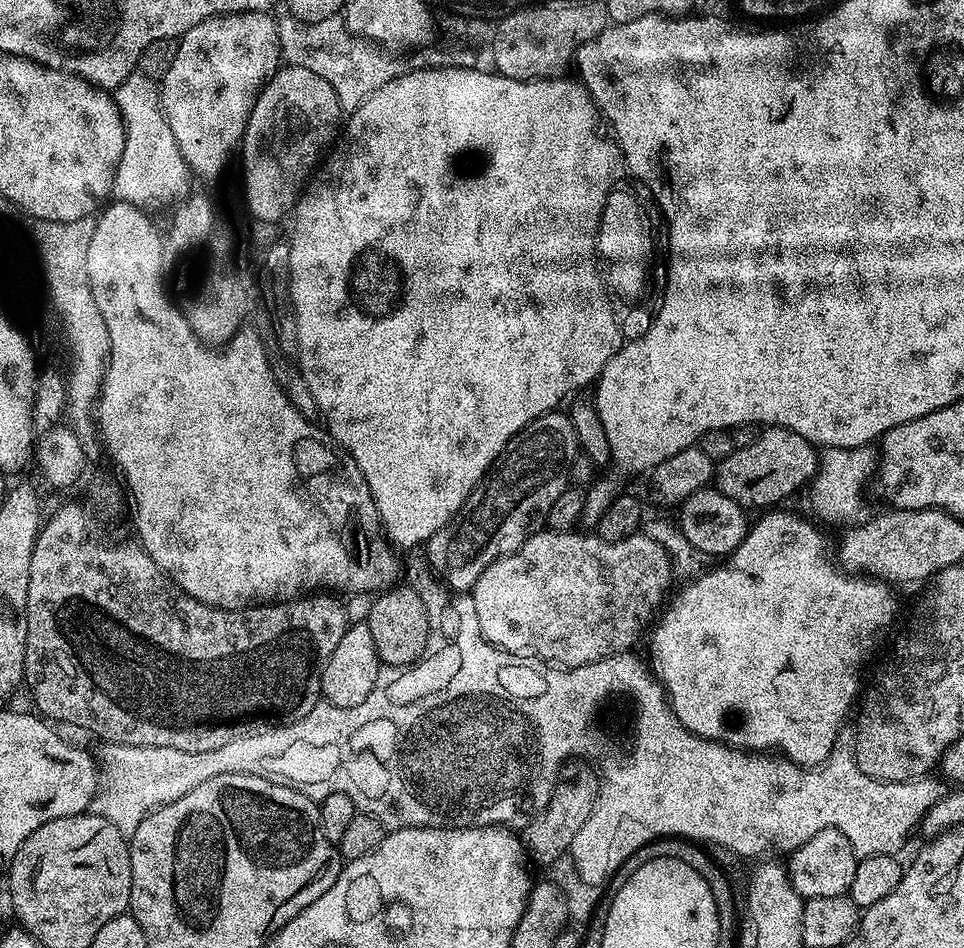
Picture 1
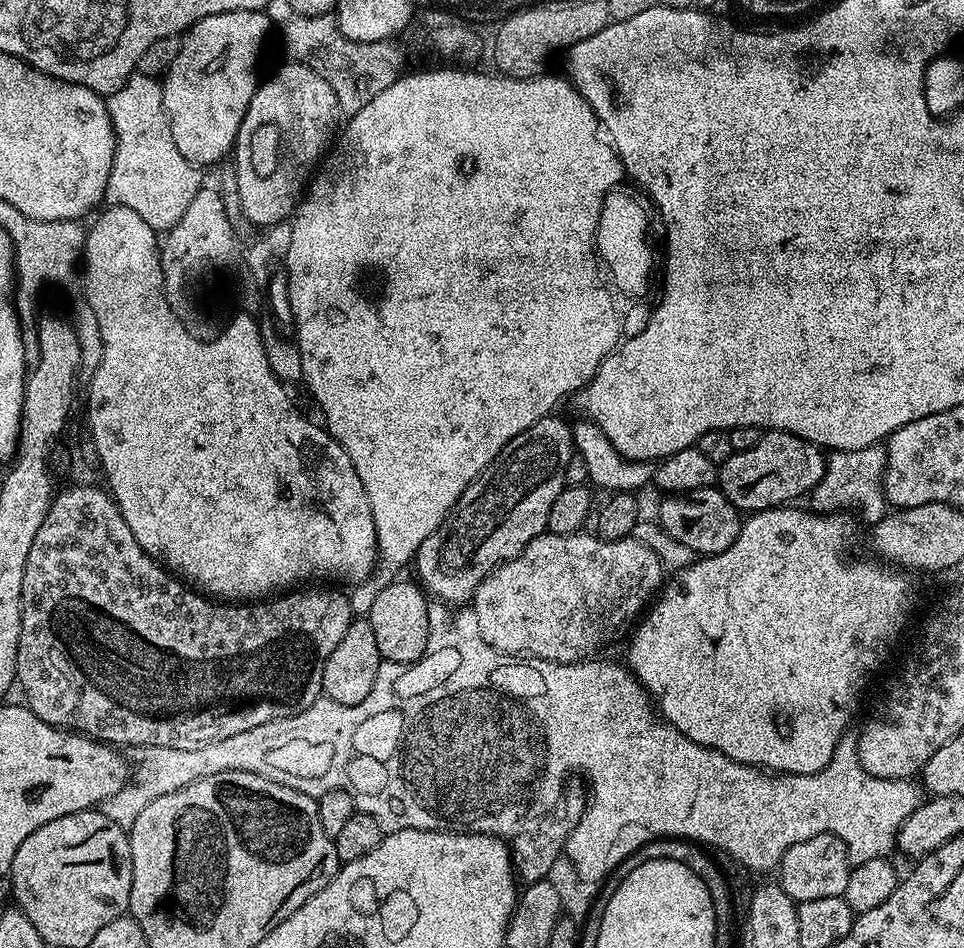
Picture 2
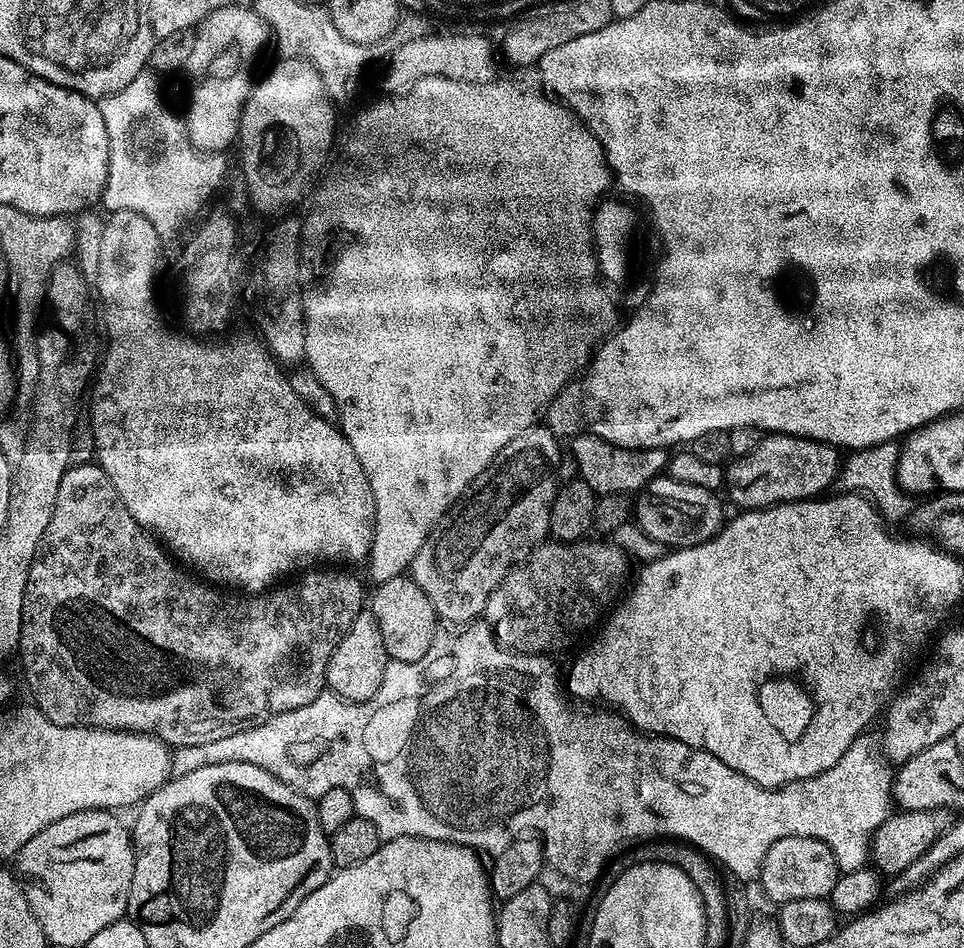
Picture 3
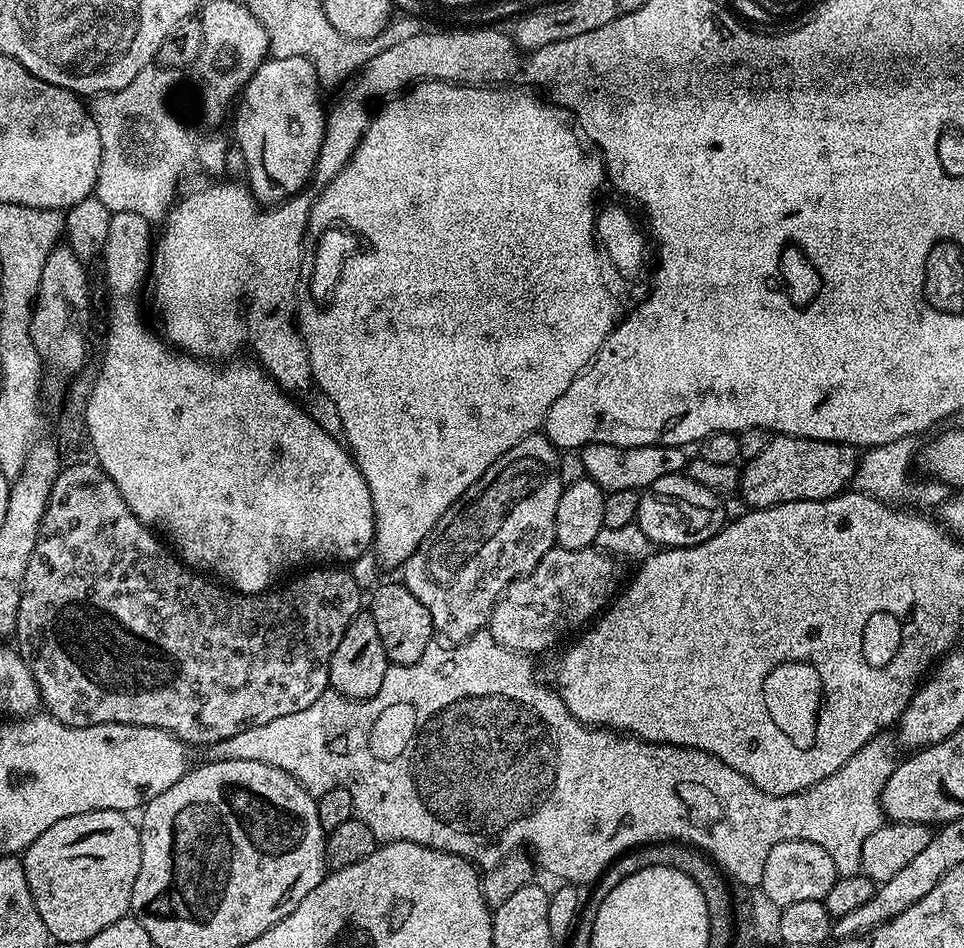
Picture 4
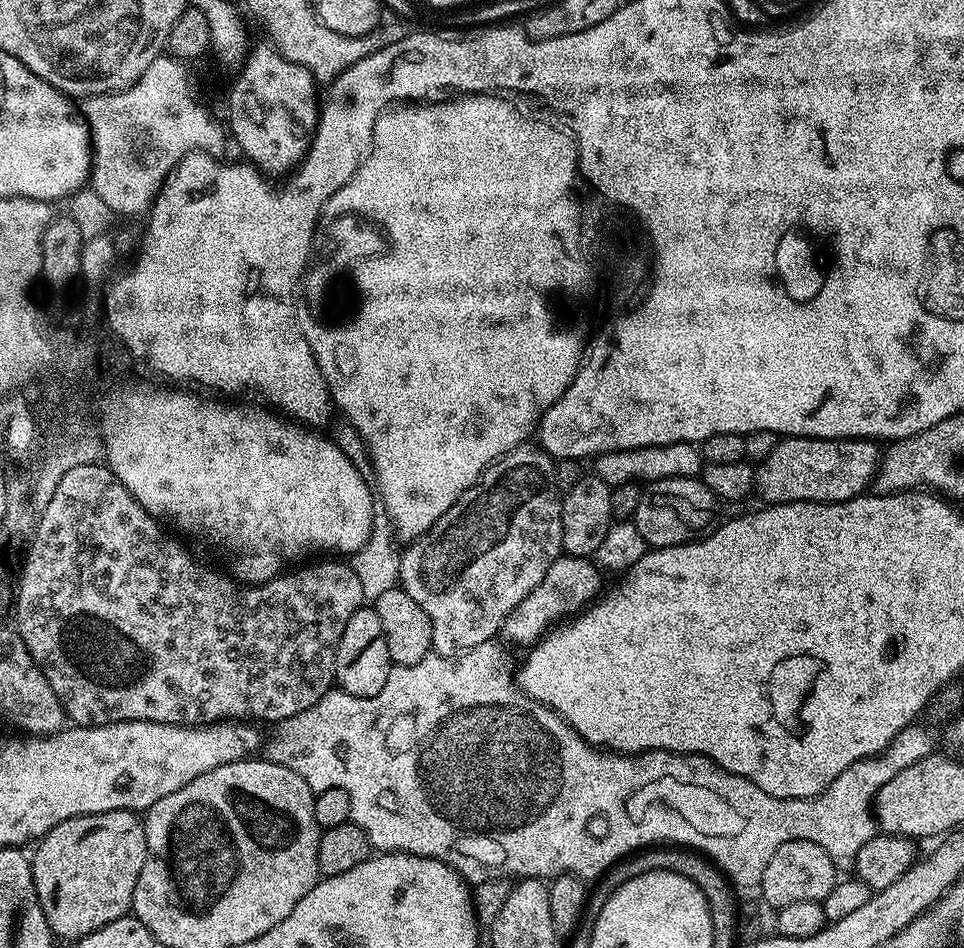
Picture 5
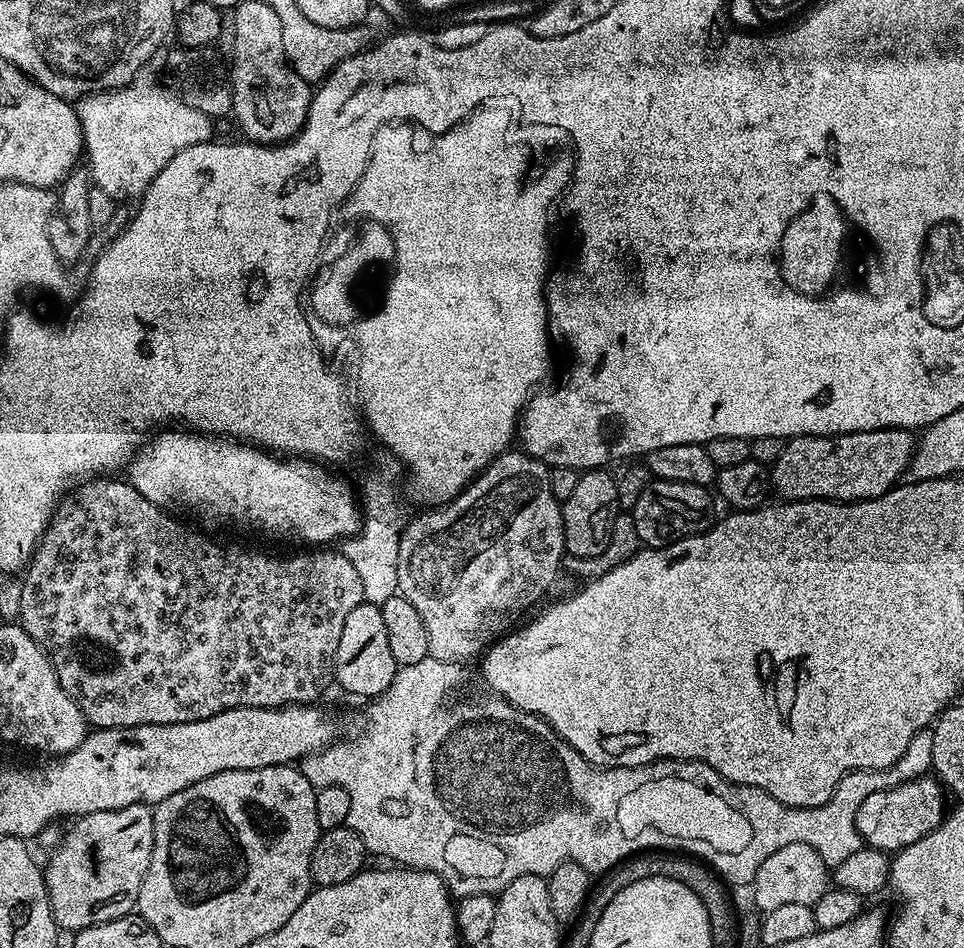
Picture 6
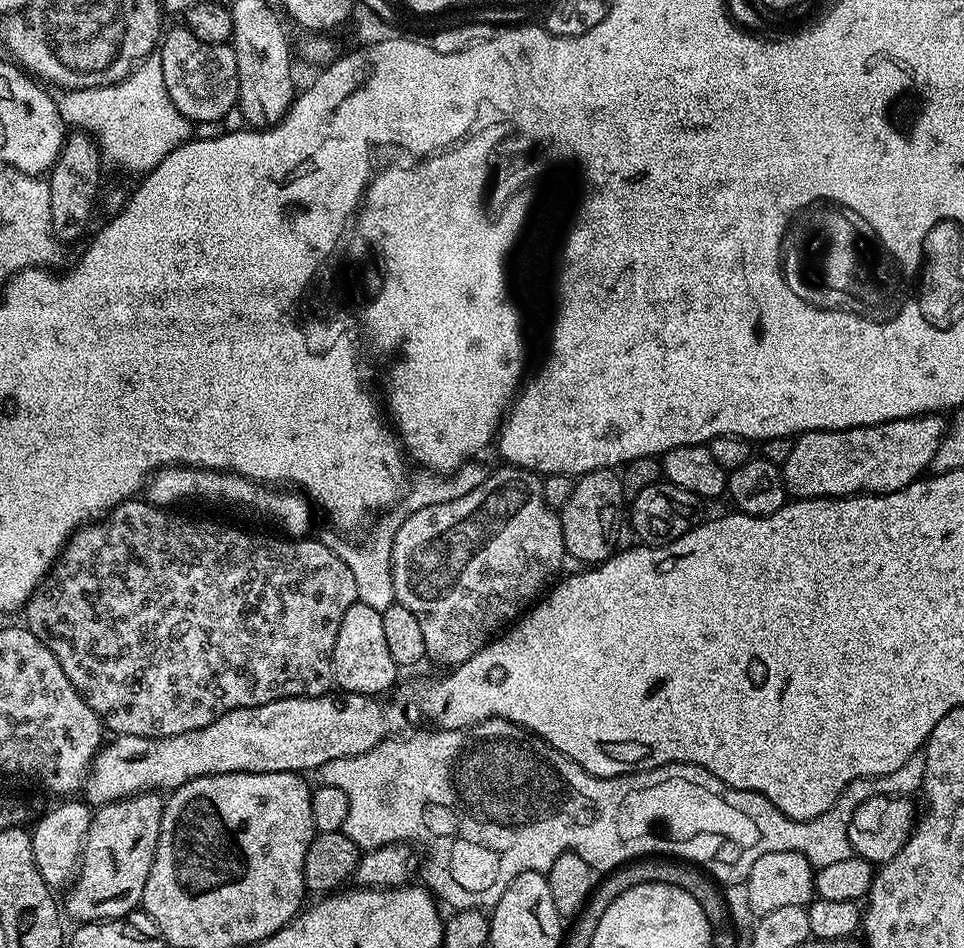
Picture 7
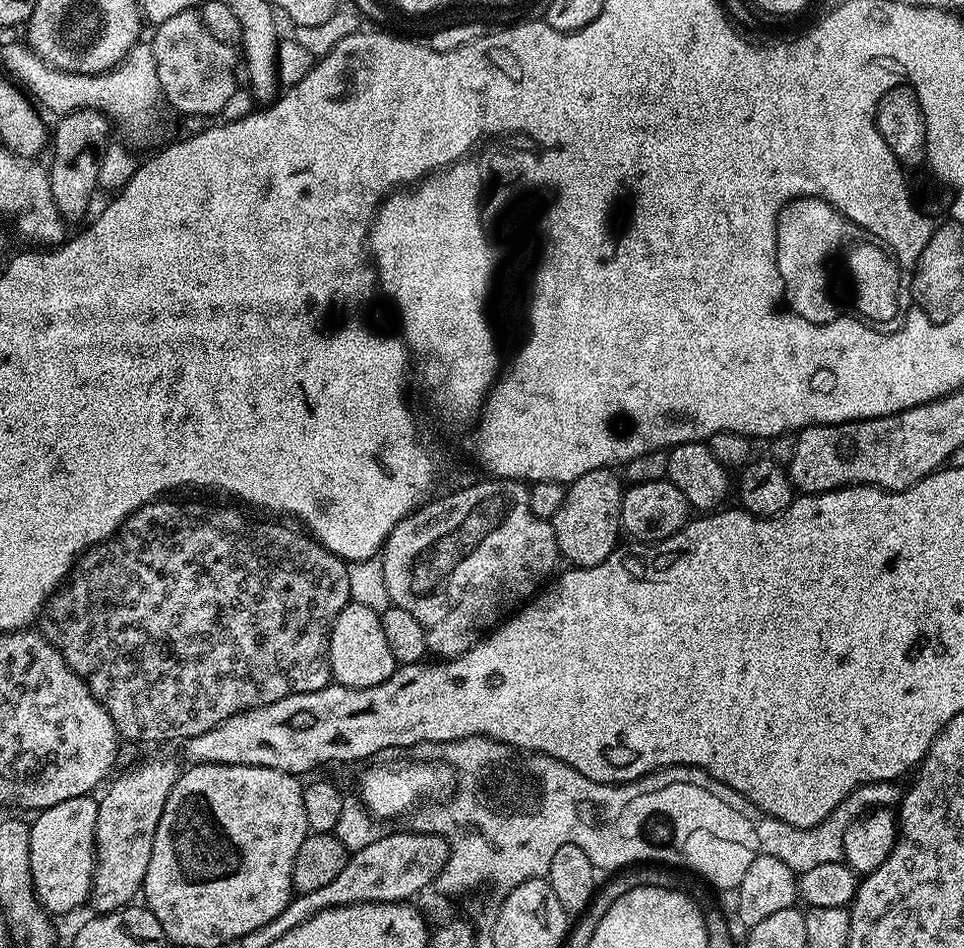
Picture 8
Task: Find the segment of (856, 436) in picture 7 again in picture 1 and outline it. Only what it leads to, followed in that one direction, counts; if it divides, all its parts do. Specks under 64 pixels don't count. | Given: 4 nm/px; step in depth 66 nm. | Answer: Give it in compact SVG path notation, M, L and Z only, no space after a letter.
M768 426L757 435L754 442L750 442L750 446L735 449L727 458L715 465L714 484L722 494L726 494L726 498L738 502L745 510L768 510L781 505L778 503L787 496L794 495L800 487L801 491L811 481L812 475L816 472L817 459L817 449L806 438L802 438L802 434L794 434L794 430L789 428Z

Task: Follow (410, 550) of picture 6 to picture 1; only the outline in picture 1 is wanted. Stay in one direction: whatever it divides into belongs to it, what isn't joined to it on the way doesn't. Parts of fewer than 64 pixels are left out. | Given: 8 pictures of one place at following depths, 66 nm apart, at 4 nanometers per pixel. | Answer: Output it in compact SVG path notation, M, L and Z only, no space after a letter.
M563 411L547 412L531 420L502 450L502 454L488 467L487 476L483 476L474 486L474 490L460 507L460 512L452 517L451 522L442 530L438 530L426 541L428 563L437 577L453 593L467 593L476 584L476 579L499 556L509 556L527 542L534 532L545 527L550 506L554 506L558 494L569 488L568 471L572 459L578 453L574 426Z

